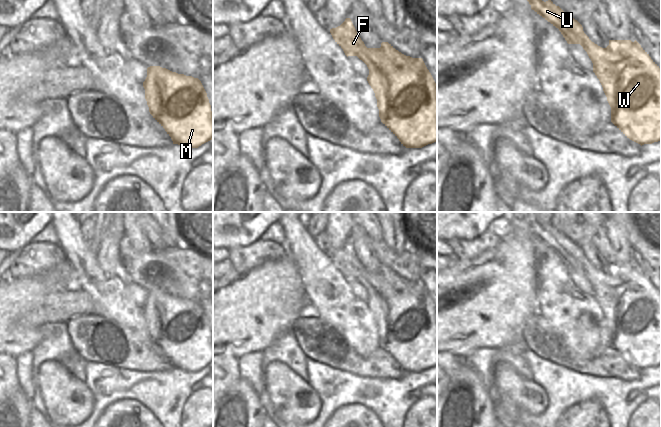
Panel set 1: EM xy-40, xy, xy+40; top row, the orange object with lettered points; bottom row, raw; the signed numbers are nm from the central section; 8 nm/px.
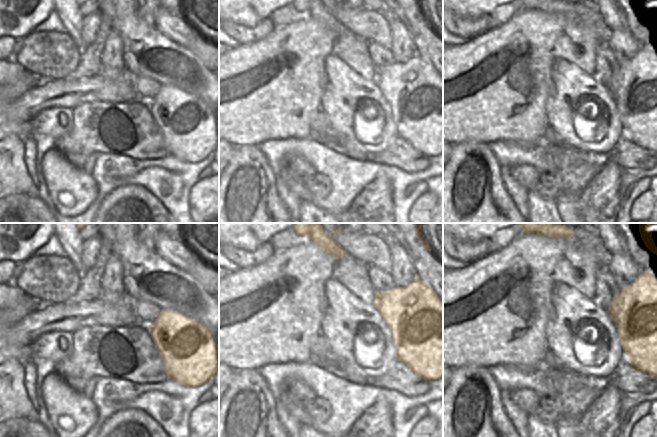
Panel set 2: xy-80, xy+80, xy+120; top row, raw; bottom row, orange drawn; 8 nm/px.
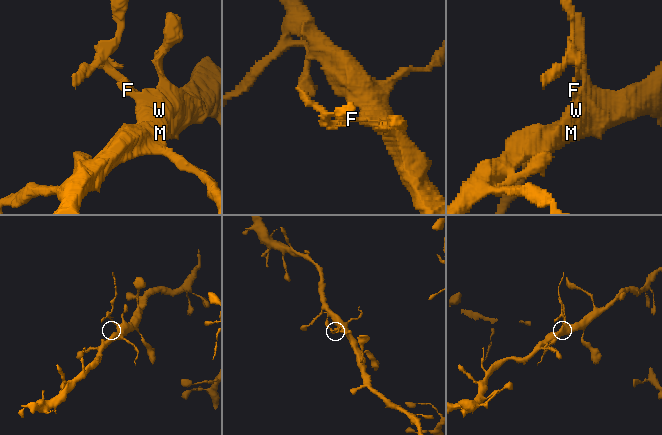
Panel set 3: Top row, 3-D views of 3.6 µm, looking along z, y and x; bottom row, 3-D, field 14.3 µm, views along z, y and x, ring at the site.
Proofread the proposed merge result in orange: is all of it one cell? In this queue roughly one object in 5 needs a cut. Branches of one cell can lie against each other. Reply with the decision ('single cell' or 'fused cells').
fused cells

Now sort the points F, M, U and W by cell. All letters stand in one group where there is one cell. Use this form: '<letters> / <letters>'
F U / M W

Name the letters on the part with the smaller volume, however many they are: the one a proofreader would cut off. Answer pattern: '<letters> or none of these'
F, U

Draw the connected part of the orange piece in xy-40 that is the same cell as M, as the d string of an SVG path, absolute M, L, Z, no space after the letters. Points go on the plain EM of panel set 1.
M150 290L147 292L143 311L150 338L165 353L173 368L184 372L198 372L213 365L213 336L198 302L178 298L160 290Z

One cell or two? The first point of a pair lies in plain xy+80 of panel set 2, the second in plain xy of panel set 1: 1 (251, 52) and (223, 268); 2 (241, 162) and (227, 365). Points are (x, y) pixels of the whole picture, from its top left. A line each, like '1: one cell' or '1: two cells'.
1: two cells
2: two cells

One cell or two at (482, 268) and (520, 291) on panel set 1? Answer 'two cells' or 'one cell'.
one cell

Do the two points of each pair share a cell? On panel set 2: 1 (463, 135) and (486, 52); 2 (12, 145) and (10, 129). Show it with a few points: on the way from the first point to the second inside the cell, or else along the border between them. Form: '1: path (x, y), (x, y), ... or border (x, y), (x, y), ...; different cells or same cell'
1: path (507, 118), (528, 107), (538, 87), (530, 41); same cell
2: border (10, 134), (15, 134), (24, 139); different cells

